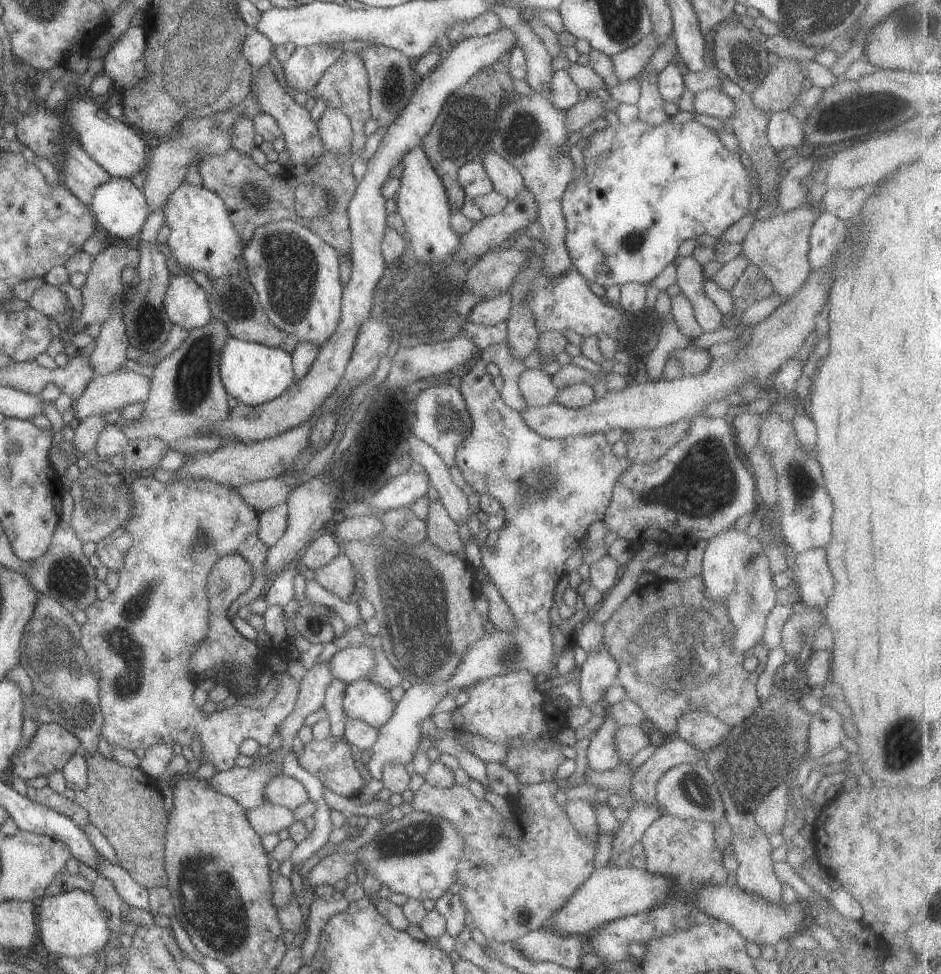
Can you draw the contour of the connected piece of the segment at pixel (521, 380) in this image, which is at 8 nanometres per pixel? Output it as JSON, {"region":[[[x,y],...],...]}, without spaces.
{"region":[[[542,367],[521,371],[517,379],[517,388],[527,407],[540,407],[553,402],[558,391]]]}

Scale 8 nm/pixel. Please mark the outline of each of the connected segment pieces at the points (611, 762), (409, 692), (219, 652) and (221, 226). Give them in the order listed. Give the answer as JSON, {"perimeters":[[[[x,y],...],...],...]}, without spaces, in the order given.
{"perimeters":[[[[604,715],[603,723],[590,735],[586,748],[586,766],[592,771],[608,771],[621,762],[613,740],[618,728],[618,724],[609,715]]],[[[477,359],[459,382],[458,389],[472,420],[472,428],[461,444],[457,446],[453,464],[460,470],[465,484],[471,488],[473,493],[478,496],[481,494],[493,496],[501,504],[501,513],[505,521],[498,529],[497,540],[493,547],[483,544],[479,548],[480,566],[483,566],[487,572],[487,578],[508,606],[515,626],[507,634],[499,635],[499,631],[493,631],[491,634],[483,633],[479,640],[466,647],[461,655],[460,663],[446,681],[440,682],[438,685],[430,685],[425,682],[415,683],[403,693],[399,702],[396,702],[391,716],[377,728],[377,738],[369,748],[371,757],[365,766],[367,766],[371,778],[375,778],[375,780],[379,780],[381,768],[385,764],[405,765],[410,762],[421,740],[418,727],[420,720],[431,716],[438,709],[437,706],[449,690],[453,688],[463,690],[470,684],[511,671],[530,672],[533,676],[537,673],[547,674],[549,672],[557,658],[553,653],[549,633],[549,614],[553,606],[552,596],[555,585],[565,574],[565,560],[577,550],[585,538],[587,526],[591,522],[602,520],[613,483],[630,465],[625,456],[616,458],[611,453],[611,445],[607,444],[602,432],[562,439],[546,439],[533,432],[528,426],[525,426],[518,411],[503,404],[499,393],[493,387],[491,375],[485,371],[485,365],[486,363],[481,359]]],[[[237,553],[223,555],[210,568],[207,582],[208,600],[208,632],[199,643],[197,650],[191,655],[188,667],[191,674],[201,678],[213,679],[216,673],[222,671],[224,678],[231,681],[243,693],[257,694],[261,690],[263,673],[260,659],[261,654],[255,642],[243,638],[227,619],[227,608],[252,581],[250,564]]],[[[183,181],[167,196],[162,211],[168,228],[164,243],[179,266],[177,274],[199,270],[209,279],[220,279],[243,272],[242,240],[229,220],[223,201],[214,192]]]]}

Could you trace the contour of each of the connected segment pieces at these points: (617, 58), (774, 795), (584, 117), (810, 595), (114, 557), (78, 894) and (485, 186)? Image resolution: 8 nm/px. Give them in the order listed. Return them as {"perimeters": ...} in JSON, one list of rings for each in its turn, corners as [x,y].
{"perimeters":[[[[647,33],[641,40],[624,51],[611,55],[614,75],[619,81],[633,78],[643,70],[653,52],[660,44],[653,33]]],[[[788,783],[778,784],[771,788],[754,806],[754,822],[766,834],[779,833],[783,828],[785,810],[787,810],[789,789]]],[[[603,94],[595,97],[590,95],[583,100],[578,100],[564,112],[568,134],[580,130],[585,124],[594,121],[598,116],[602,117],[605,112],[614,112],[617,105],[618,102]]],[[[817,547],[797,553],[791,574],[795,576],[798,590],[798,606],[821,610],[833,590],[833,578],[827,570],[824,548]]],[[[117,527],[105,538],[96,542],[96,553],[100,560],[100,566],[115,573],[122,567],[124,554],[129,550],[132,540],[124,527]]],[[[79,889],[53,896],[44,895],[35,904],[35,916],[36,934],[51,958],[97,954],[110,933],[103,909],[96,905],[90,892]]],[[[481,158],[471,159],[457,169],[456,179],[464,192],[465,201],[472,201],[492,190],[491,181],[480,162]]]]}

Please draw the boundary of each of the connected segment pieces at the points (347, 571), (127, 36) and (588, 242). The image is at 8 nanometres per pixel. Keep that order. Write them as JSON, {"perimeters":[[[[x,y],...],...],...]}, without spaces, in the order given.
{"perimeters":[[[[339,553],[331,562],[315,569],[314,580],[331,594],[335,594],[343,602],[348,602],[354,594],[356,576],[350,560]]],[[[126,28],[109,44],[102,56],[102,72],[121,89],[133,87],[146,77],[143,51],[146,36],[143,28]]],[[[695,118],[690,119],[688,122],[677,122],[677,124],[671,124],[667,120],[657,126],[651,126],[637,119],[628,125],[617,122],[613,126],[607,125],[607,128],[590,134],[586,139],[587,146],[585,146],[585,150],[581,146],[584,162],[582,175],[571,179],[566,184],[560,198],[560,207],[564,220],[564,247],[571,261],[571,268],[575,269],[586,281],[598,284],[605,289],[610,286],[621,286],[625,283],[648,285],[669,262],[672,262],[676,256],[677,247],[687,238],[695,239],[696,236],[701,236],[701,234],[714,236],[715,239],[721,238],[723,232],[729,226],[749,213],[749,193],[753,188],[758,190],[755,172],[752,168],[749,170],[743,166],[739,159],[739,152],[734,153],[727,150],[721,144],[715,130],[705,127],[695,121]]]]}

